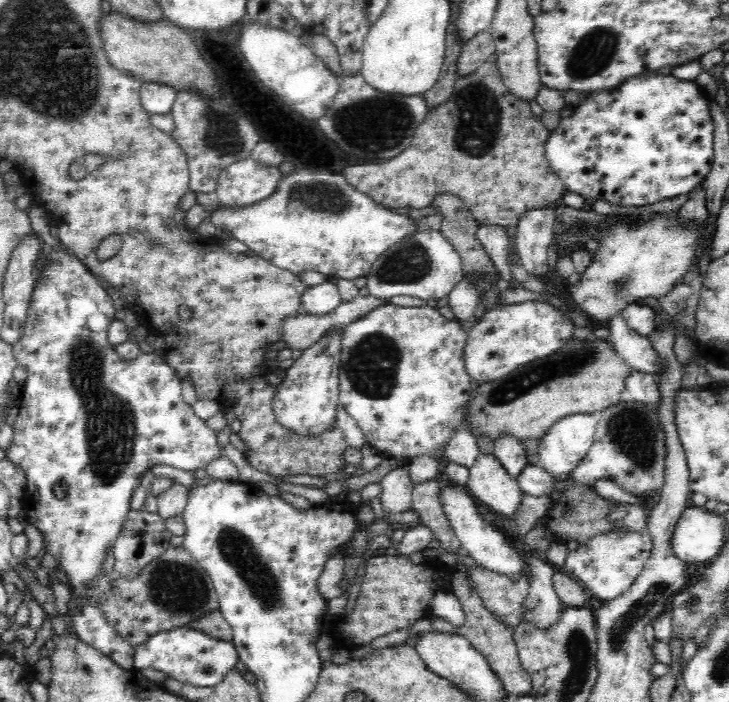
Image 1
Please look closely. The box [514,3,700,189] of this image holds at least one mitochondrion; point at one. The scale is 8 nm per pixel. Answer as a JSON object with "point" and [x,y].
{"point":[596,49]}

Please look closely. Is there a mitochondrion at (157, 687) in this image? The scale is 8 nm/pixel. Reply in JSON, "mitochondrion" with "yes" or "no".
{"mitochondrion":"no"}

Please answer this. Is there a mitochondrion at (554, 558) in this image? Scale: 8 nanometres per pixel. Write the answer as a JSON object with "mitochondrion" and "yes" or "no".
{"mitochondrion":"no"}

